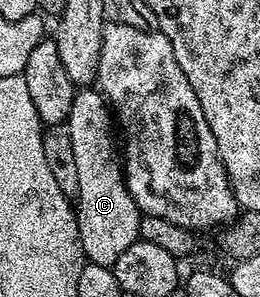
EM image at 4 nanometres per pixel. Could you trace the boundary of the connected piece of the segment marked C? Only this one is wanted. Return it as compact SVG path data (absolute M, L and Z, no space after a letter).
M83 88L76 91L73 108L67 115L65 128L76 154L76 169L78 180L78 196L75 202L75 211L78 222L78 232L83 255L87 262L114 267L117 257L128 246L138 241L139 226L142 211L128 192L126 178L123 175L122 161L117 149L117 140L113 138L115 122L109 104L102 93L95 88Z

